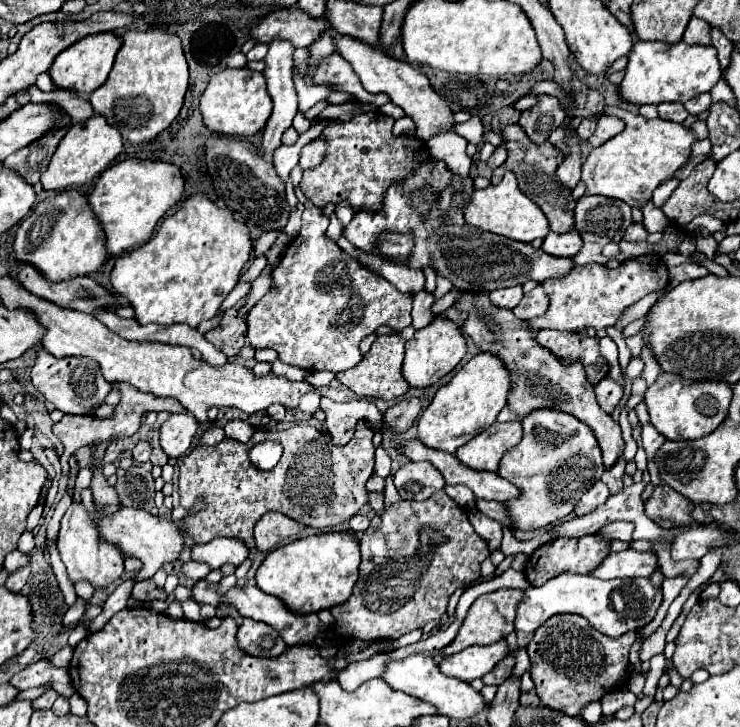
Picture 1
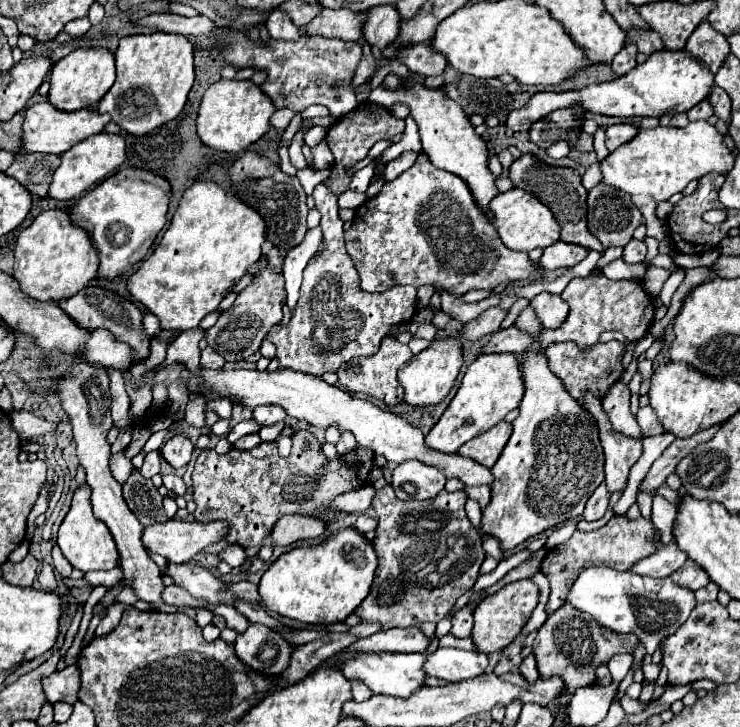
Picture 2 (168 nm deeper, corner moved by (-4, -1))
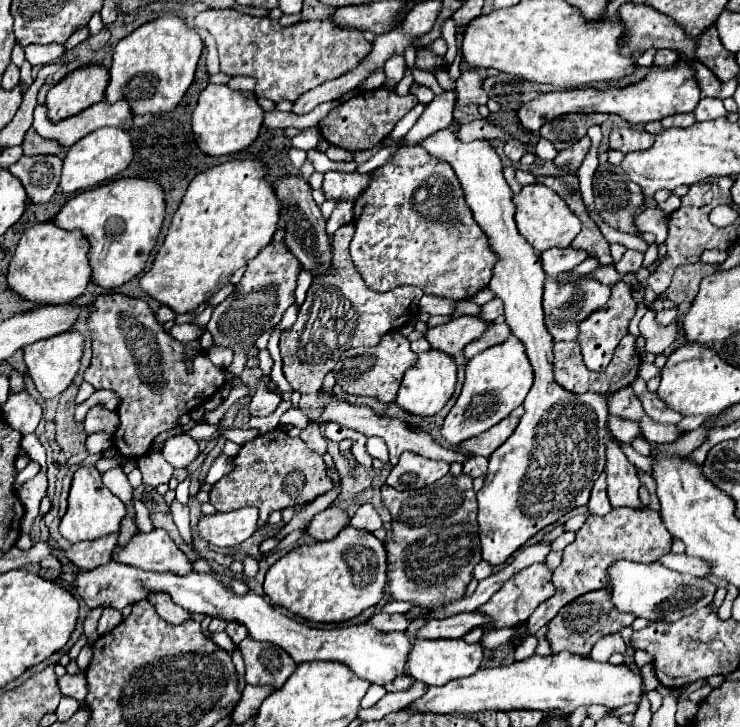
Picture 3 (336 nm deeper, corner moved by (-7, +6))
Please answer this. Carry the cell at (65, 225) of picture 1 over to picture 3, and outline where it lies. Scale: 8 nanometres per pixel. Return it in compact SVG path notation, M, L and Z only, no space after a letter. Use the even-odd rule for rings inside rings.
M54 221L36 223L22 235L16 247L8 267L8 285L28 301L44 305L72 303L86 291L86 285L92 277L88 253L90 243L82 231L62 229Z

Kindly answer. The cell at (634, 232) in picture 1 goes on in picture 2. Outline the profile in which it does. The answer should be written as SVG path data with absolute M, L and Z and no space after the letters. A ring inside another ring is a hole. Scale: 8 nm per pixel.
M631 240L623 250L623 260L627 264L641 264L645 256L647 256L647 246L645 242L639 242L639 240Z

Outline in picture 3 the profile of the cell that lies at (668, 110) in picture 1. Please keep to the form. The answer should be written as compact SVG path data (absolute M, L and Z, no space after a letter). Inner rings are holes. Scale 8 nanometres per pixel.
M680 113L662 119L662 127L690 127L694 123L694 113Z

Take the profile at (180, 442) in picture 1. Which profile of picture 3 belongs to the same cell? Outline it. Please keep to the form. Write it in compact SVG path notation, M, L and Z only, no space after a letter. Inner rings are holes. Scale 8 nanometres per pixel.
M174 435L164 443L162 455L174 467L188 467L198 455L198 443L190 435Z

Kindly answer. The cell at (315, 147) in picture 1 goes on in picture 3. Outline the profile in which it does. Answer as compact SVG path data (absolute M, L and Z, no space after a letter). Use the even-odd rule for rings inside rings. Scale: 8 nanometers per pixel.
M330 145L330 147L326 149L326 155L328 155L332 161L352 161L352 153L350 153L350 151L346 151L346 149L342 149L342 147L334 147L334 145Z

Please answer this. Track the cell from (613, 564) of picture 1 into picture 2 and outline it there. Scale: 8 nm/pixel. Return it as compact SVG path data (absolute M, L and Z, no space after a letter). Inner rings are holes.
M677 544L669 546L659 546L649 560L641 560L641 564L635 564L631 570L641 574L641 576L651 576L651 578L667 578L675 570L679 570L685 562L685 554L677 548Z

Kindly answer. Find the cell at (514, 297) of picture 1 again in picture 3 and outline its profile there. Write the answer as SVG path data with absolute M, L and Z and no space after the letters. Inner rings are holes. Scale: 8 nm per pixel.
M462 315L446 325L428 329L426 339L432 345L432 349L454 355L462 351L470 341L478 339L480 333L484 333L486 329L488 329L488 321L480 321L480 315Z

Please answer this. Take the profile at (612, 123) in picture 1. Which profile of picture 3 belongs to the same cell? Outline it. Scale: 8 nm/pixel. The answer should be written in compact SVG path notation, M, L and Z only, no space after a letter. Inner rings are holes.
M620 127L620 129L612 129L610 131L610 147L612 149L620 149L622 153L648 149L652 143L654 143L654 135L646 133L644 129Z

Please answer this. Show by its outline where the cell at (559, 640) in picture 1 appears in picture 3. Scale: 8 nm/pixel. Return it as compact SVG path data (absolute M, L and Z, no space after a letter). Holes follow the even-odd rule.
M598 589L598 591L590 591L580 595L576 601L568 603L550 623L548 623L548 633L546 639L550 643L552 653L560 653L560 651L570 651L576 653L580 657L590 657L590 649L592 645L608 635L620 633L624 627L632 625L636 617L630 613L620 613L618 609L612 609L610 603L610 595L608 589Z

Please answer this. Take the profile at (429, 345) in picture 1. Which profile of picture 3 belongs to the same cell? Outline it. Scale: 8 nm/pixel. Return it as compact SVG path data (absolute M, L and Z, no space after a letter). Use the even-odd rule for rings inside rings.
M424 351L418 353L418 361L416 365L412 365L402 379L396 403L416 415L434 415L438 413L446 401L452 397L456 387L456 361L454 357L448 357L448 353L440 353L440 351Z

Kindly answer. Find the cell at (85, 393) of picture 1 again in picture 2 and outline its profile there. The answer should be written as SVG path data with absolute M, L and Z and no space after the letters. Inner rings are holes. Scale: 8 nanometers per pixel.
M79 362L73 364L69 370L69 376L59 380L59 394L61 394L61 406L63 410L71 416L73 424L73 438L77 444L77 456L79 462L85 466L87 472L87 484L93 490L91 502L93 502L93 512L99 520L107 524L111 530L117 552L119 552L119 566L123 570L123 582L129 586L139 600L145 600L153 606L157 612L165 614L175 614L177 606L165 604L161 598L161 592L165 588L159 566L149 558L145 552L145 546L141 542L143 536L143 526L139 524L137 516L127 508L123 496L121 496L121 484L115 482L109 470L109 458L111 458L111 446L107 442L107 432L111 430L111 394L109 394L109 374L105 368L95 368L89 362Z

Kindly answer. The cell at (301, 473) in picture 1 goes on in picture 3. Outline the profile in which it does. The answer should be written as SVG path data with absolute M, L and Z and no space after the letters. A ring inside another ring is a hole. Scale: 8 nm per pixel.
M280 429L258 435L254 441L242 445L232 461L232 471L212 485L210 503L219 512L234 511L246 505L258 507L260 529L268 525L270 513L296 503L310 503L318 495L330 491L330 479L324 473L322 455L312 451L300 437L288 437Z

